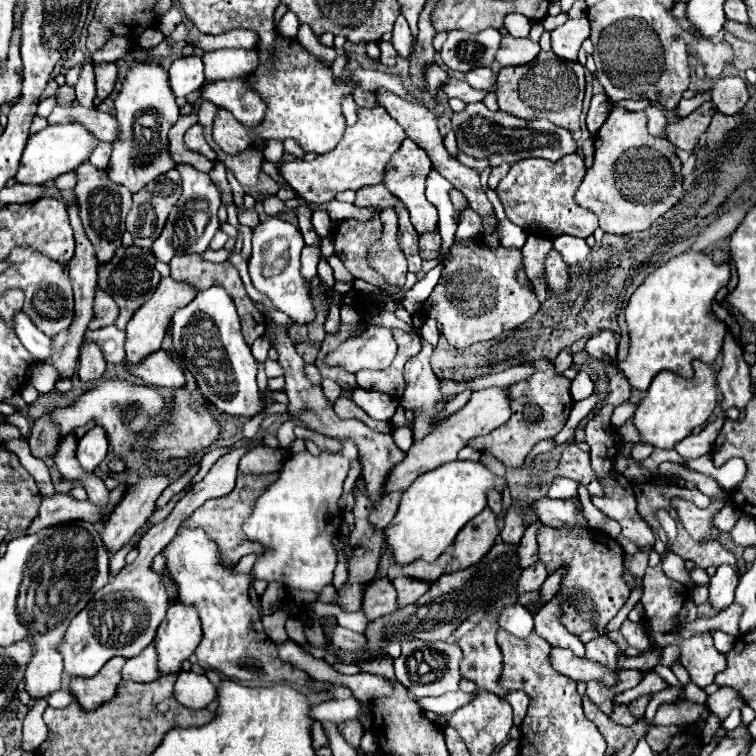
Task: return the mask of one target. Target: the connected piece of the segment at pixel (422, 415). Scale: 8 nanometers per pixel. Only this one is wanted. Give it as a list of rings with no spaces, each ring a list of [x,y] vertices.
[[[422,337],[422,351],[412,357],[406,367],[404,367],[404,381],[406,381],[406,389],[404,389],[404,395],[402,395],[402,403],[404,403],[404,409],[410,409],[414,413],[414,421],[412,421],[412,433],[414,433],[414,441],[420,441],[424,439],[428,433],[434,431],[434,427],[440,425],[440,421],[434,421],[434,415],[440,413],[444,409],[444,405],[450,401],[448,397],[442,395],[442,389],[440,389],[440,381],[436,379],[434,371],[430,369],[430,359],[432,355],[432,345]]]

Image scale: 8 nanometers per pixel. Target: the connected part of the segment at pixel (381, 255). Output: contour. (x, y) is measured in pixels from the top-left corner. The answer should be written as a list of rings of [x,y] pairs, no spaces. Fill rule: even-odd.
[[[384,209],[380,213],[380,219],[384,225],[384,235],[380,241],[376,241],[372,245],[372,249],[368,253],[368,261],[378,273],[382,273],[386,277],[386,281],[390,285],[404,285],[408,265],[406,265],[406,258],[402,255],[400,245],[396,241],[398,217],[396,217],[394,209]]]

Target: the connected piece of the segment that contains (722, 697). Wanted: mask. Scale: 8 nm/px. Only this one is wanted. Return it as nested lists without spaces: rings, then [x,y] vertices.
[[[720,687],[714,695],[708,697],[708,707],[712,713],[716,713],[720,719],[726,719],[726,715],[732,709],[740,709],[744,705],[744,699],[740,697],[738,691],[732,687]]]

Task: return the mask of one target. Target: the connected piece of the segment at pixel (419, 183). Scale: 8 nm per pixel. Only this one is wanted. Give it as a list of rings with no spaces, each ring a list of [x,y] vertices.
[[[406,139],[400,147],[400,151],[392,157],[390,161],[390,167],[386,169],[386,187],[392,191],[392,195],[396,195],[410,211],[410,219],[412,219],[412,225],[414,229],[424,235],[424,233],[430,233],[434,229],[438,229],[438,213],[436,213],[436,207],[432,203],[428,203],[426,195],[424,195],[424,189],[426,189],[426,177],[432,169],[432,163],[428,159],[428,155],[424,155],[424,151],[412,141],[412,139]]]

